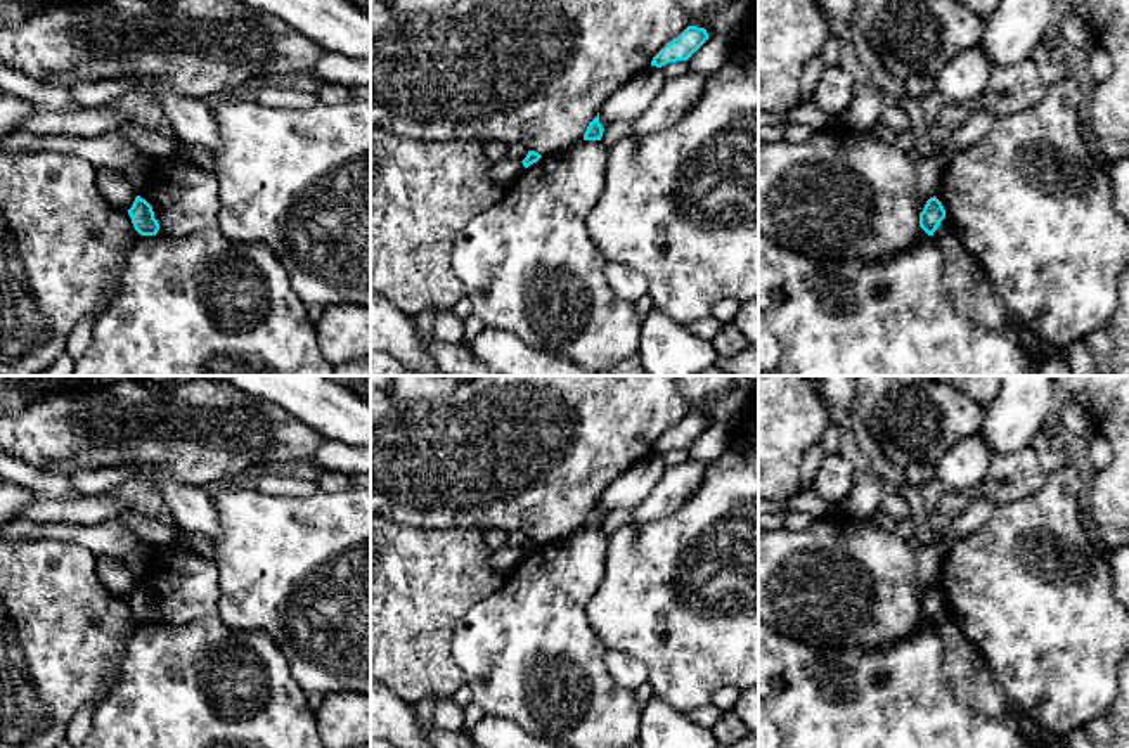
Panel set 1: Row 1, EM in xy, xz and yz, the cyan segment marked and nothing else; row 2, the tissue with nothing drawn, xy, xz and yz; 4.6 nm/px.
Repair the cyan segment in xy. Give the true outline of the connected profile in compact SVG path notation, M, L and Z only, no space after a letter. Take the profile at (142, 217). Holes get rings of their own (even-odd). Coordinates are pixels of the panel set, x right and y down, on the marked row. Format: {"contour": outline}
{"contour": "M140 196L135 197L132 208L128 210L132 223L140 235L156 235L159 230L159 223L154 218L152 206L142 199Z"}

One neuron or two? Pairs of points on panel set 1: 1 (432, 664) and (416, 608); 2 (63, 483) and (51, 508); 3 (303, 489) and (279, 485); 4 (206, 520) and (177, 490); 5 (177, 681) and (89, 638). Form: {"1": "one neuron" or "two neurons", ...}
{"1": "one neuron", "2": "two neurons", "3": "one neuron", "4": "one neuron", "5": "two neurons"}

